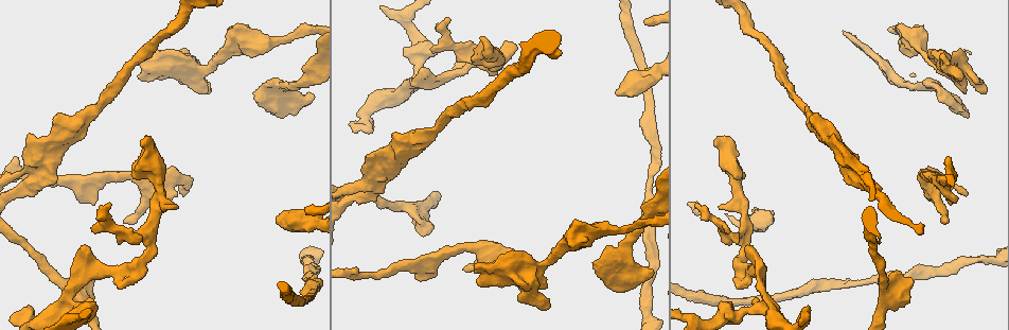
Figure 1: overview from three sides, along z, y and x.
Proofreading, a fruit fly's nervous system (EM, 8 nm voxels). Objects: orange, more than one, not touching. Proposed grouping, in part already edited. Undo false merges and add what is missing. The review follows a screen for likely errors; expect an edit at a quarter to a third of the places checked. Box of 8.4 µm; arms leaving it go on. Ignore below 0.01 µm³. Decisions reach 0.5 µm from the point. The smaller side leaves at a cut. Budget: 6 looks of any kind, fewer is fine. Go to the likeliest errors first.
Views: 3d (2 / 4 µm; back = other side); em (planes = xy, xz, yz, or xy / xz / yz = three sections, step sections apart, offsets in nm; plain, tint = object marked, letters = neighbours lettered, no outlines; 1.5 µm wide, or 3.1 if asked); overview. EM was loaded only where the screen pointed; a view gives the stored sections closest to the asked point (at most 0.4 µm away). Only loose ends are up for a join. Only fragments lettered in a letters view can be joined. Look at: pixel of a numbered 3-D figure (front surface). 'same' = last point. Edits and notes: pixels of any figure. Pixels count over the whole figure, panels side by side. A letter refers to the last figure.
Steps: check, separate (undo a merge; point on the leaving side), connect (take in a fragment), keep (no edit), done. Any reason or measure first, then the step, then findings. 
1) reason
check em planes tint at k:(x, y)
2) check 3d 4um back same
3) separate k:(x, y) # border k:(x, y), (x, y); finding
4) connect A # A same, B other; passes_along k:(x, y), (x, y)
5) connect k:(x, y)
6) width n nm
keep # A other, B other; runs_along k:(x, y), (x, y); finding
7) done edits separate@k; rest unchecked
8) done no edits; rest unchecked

an open end
check 3d 4um at 1:(120, 287)

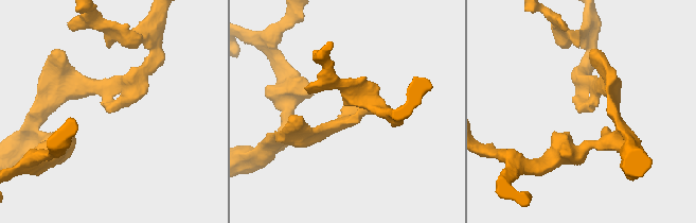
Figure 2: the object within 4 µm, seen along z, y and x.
need the tissue
check em xz step 8 letters at 2:(577, 111)

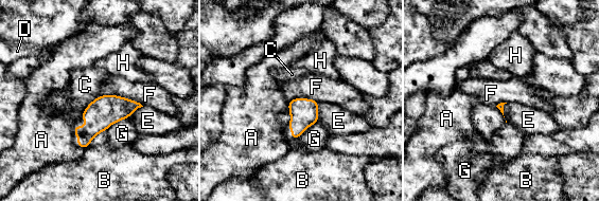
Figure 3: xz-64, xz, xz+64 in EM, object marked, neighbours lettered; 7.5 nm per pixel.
keep # A other, B other, C other, D other, E other, F other, G other, H other; border 3:(102, 94), (118, 94), (142, 106); none of them fits

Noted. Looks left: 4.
sudden change in width
check em planes letters at 1:(180, 182)

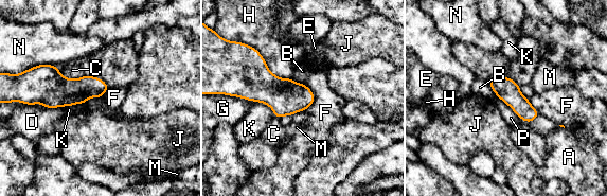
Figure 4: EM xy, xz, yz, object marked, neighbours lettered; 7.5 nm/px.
width 260 nm
keep # A other, B other, C other, D other, E other, F other, G other, H other, J other, K other, M other, N other, P other; border 4:(254, 101), (266, 104), (274, 114); continuous, no second neuron

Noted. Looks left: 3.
an open end
check em planes letters at 1:(964, 93)

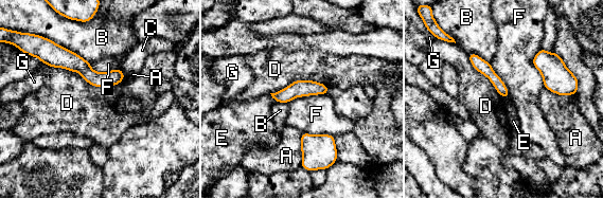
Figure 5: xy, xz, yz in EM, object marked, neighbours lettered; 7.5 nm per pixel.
keep # A other, B other, C other, D other, E other, F other, G other; none of them fits

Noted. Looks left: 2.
done no edits; rest unchecked

